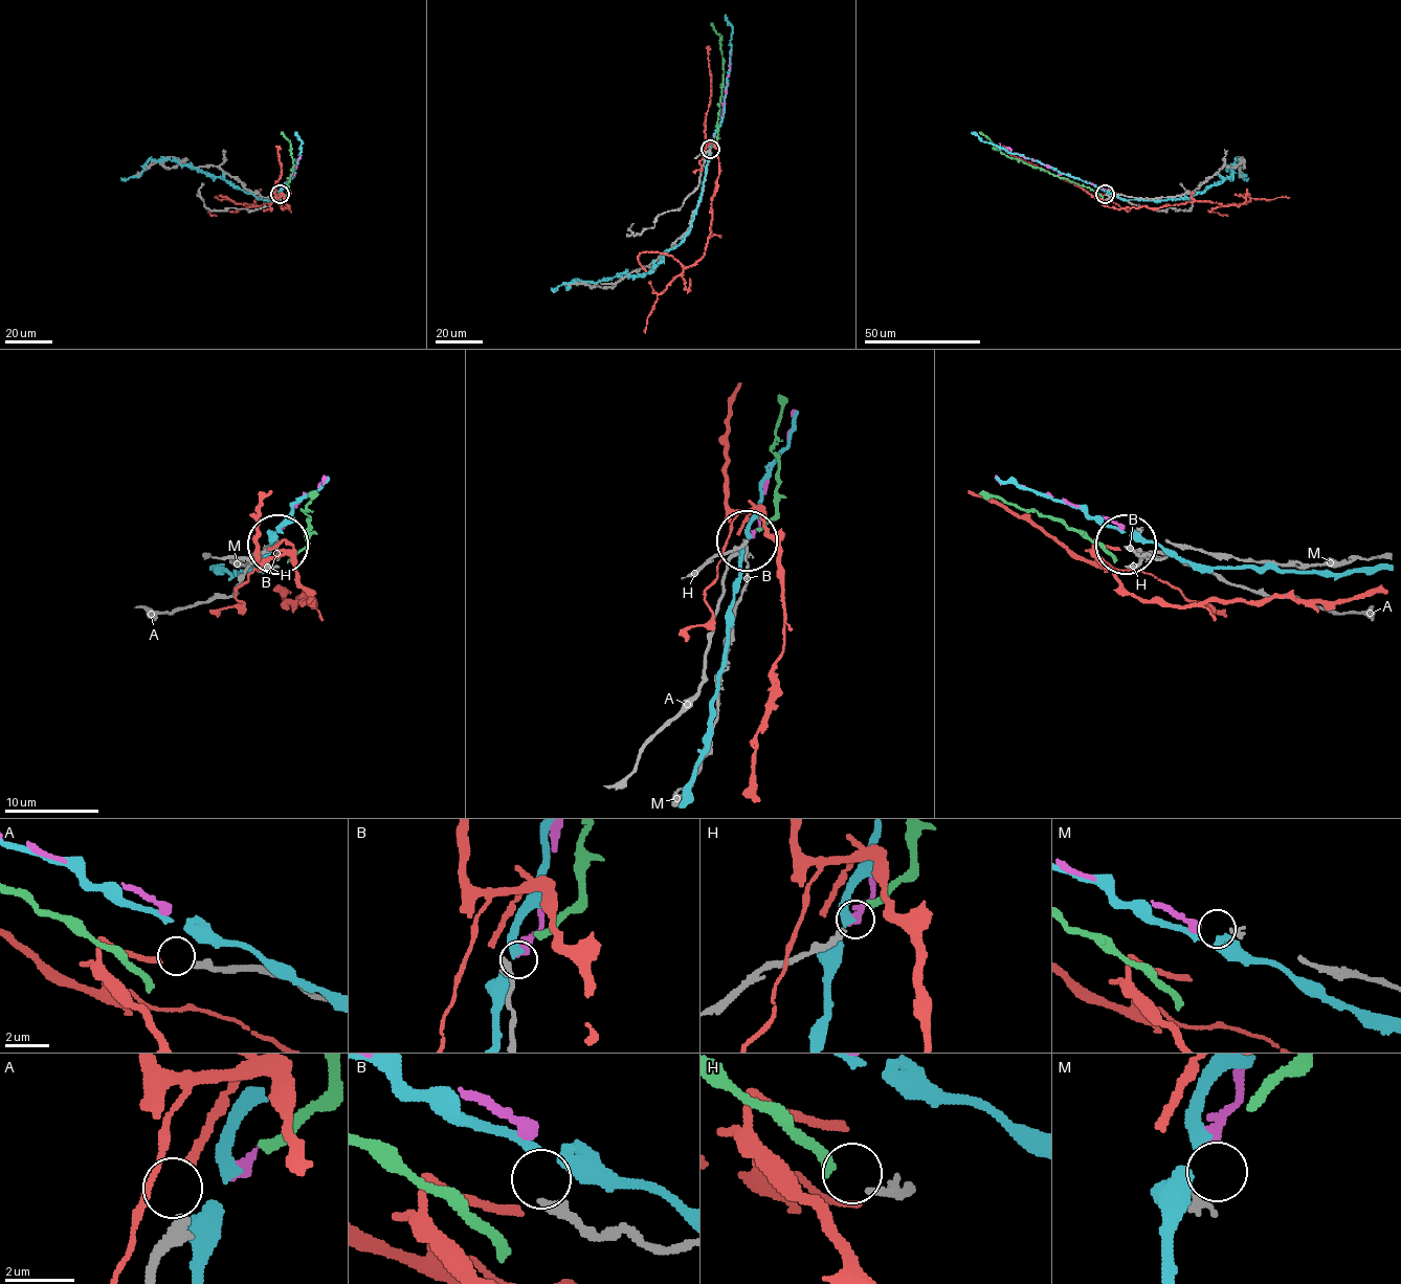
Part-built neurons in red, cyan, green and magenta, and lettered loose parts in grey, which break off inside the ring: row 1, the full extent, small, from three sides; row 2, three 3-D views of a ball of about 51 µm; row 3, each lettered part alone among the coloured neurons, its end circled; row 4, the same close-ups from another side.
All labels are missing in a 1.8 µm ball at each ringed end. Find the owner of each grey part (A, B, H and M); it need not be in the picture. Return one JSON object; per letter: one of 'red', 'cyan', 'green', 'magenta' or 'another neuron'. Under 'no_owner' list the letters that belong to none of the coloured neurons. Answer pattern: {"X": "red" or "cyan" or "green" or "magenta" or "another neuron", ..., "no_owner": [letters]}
{"A": "red", "B": "another neuron", "H": "green", "M": "another neuron", "no_owner": ["B", "M"]}

